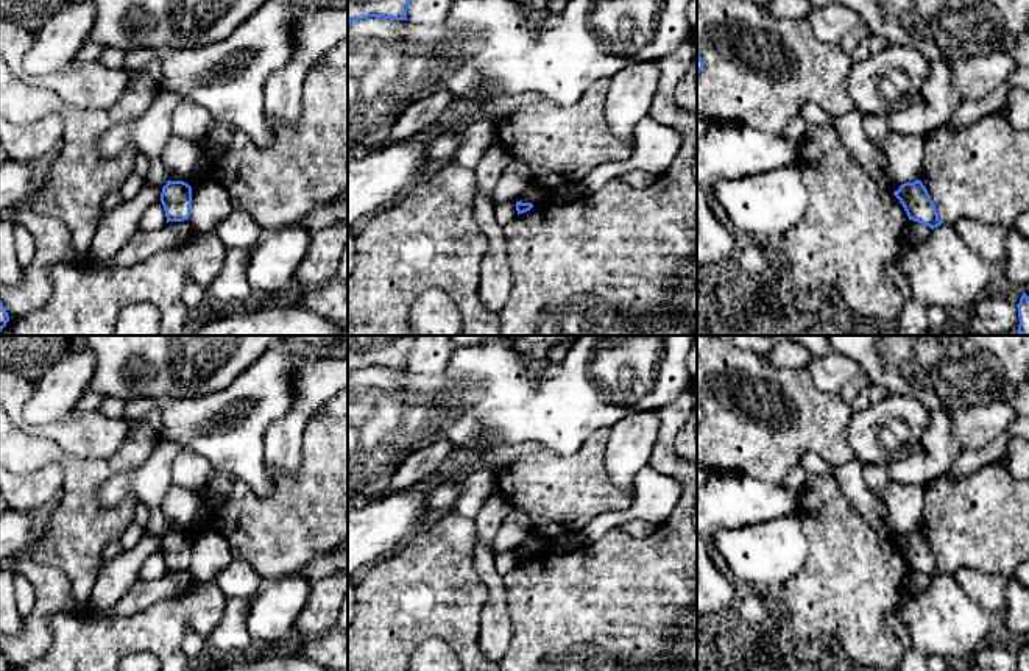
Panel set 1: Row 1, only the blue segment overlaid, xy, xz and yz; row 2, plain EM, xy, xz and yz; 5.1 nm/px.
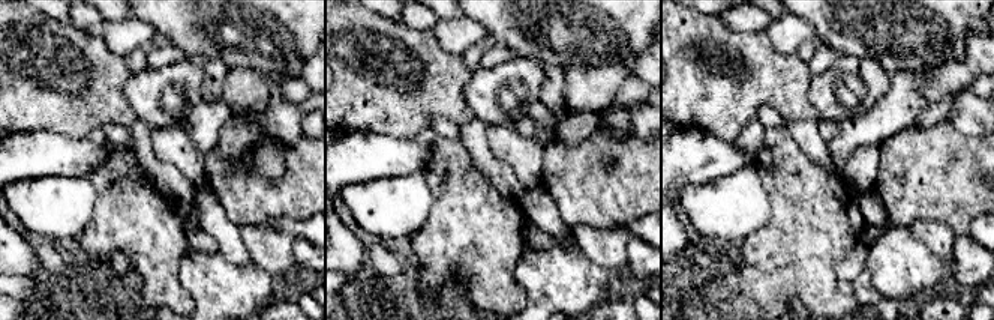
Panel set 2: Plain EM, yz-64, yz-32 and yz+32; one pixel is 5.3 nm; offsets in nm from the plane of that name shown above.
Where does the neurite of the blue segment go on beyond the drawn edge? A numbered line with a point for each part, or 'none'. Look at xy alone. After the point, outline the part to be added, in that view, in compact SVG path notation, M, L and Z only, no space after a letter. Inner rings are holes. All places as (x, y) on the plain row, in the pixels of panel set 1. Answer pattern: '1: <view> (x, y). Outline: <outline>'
none

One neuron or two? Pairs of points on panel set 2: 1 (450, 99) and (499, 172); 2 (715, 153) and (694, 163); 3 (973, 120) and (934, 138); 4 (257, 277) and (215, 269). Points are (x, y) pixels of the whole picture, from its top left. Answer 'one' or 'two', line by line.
1: two
2: one
3: two
4: one

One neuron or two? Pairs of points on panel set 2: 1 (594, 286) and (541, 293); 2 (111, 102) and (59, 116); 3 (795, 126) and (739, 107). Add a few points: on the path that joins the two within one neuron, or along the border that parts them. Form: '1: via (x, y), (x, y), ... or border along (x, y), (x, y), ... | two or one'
1: via (580, 286), (555, 286) | one
2: via (98, 102), (72, 105) | one
3: border along (786, 119), (817, 120) | two

